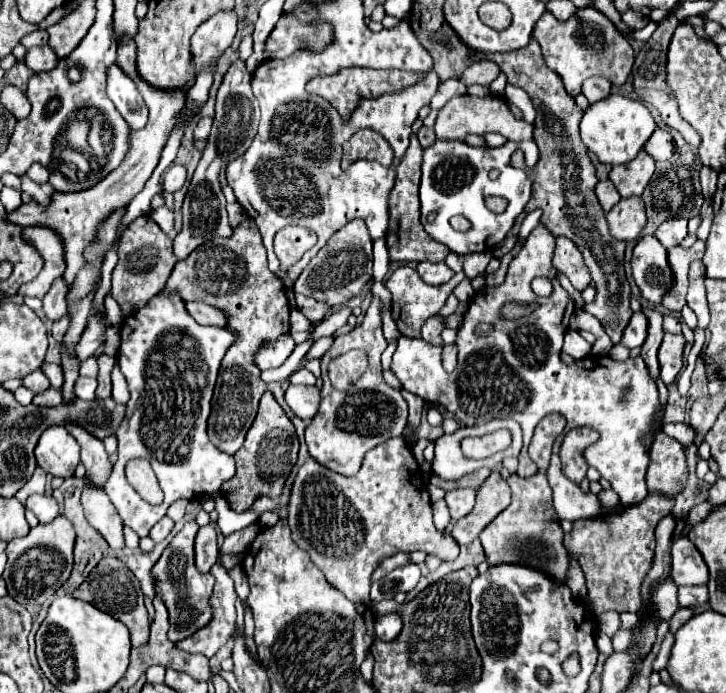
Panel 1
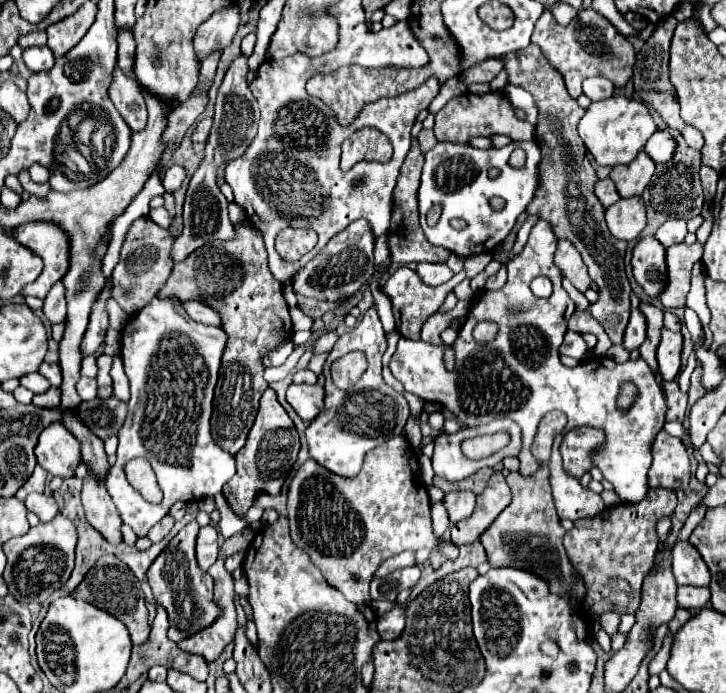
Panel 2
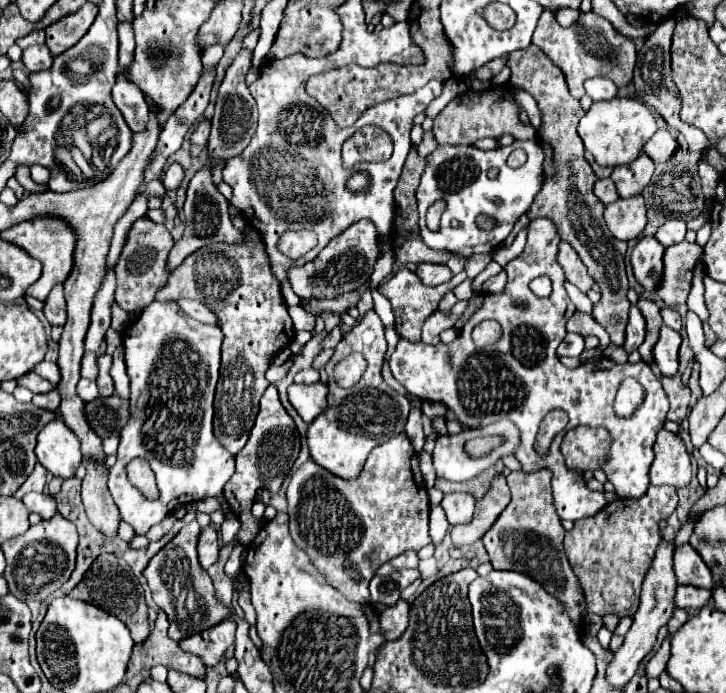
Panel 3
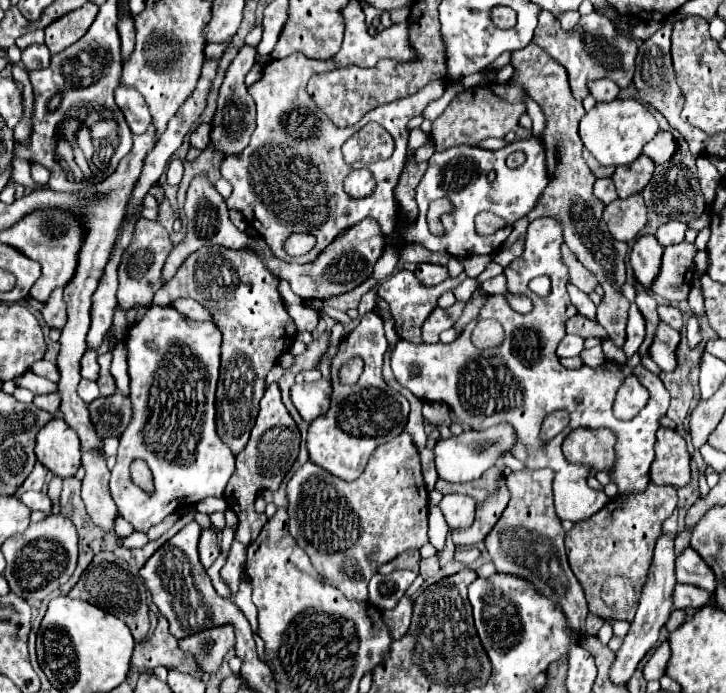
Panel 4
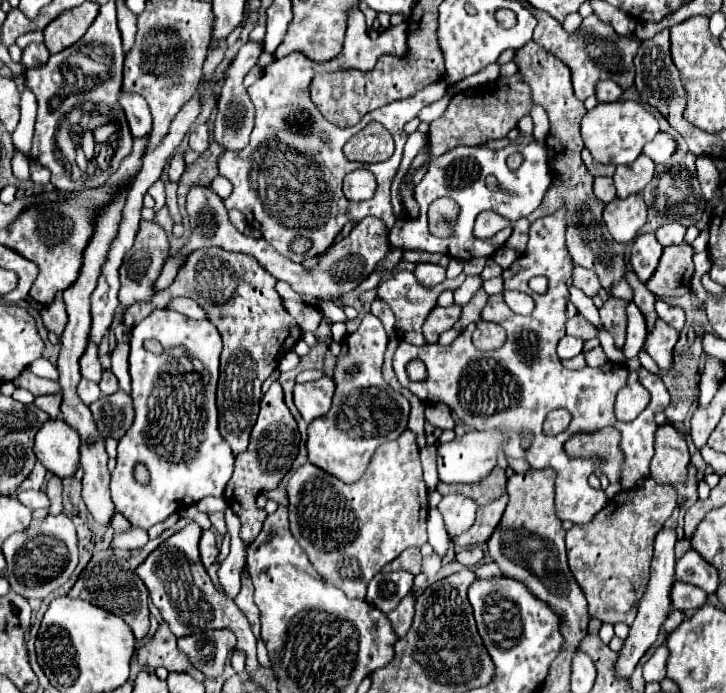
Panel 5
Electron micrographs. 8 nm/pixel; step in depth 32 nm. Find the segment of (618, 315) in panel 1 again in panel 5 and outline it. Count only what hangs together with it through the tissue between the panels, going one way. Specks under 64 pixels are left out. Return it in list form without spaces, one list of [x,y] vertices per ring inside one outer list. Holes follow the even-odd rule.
[[[530,40],[522,50],[516,52],[516,64],[520,68],[520,74],[524,76],[524,82],[532,88],[532,102],[540,104],[548,116],[550,116],[550,134],[548,134],[548,158],[550,158],[550,168],[556,176],[562,178],[562,182],[556,182],[548,188],[544,202],[528,216],[530,222],[548,216],[556,212],[560,206],[568,206],[568,230],[566,230],[566,240],[568,240],[568,250],[574,260],[574,264],[582,268],[590,268],[598,274],[602,286],[608,290],[610,284],[622,280],[624,276],[624,244],[616,242],[604,220],[602,220],[602,210],[604,202],[594,198],[592,192],[592,182],[594,176],[588,172],[584,166],[580,152],[584,148],[582,136],[580,136],[580,122],[586,116],[586,106],[578,98],[574,98],[574,90],[570,86],[570,68],[560,60],[554,58],[550,52],[546,52],[542,46],[538,46],[534,40]],[[610,296],[610,300],[600,308],[600,318],[612,334],[616,348],[622,348],[626,336],[626,300]]]

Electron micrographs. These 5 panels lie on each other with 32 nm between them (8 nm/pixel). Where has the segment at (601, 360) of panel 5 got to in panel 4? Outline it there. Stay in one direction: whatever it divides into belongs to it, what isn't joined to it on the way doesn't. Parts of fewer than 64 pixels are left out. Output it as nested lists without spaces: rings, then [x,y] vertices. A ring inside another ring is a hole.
[[[601,345],[591,349],[584,349],[580,353],[580,357],[586,365],[592,368],[600,366],[606,360]]]

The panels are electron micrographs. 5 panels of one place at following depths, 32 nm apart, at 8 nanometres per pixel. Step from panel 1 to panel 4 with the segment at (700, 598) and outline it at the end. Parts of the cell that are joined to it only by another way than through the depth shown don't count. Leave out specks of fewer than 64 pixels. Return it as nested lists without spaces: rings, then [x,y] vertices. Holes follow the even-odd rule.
[[[676,584],[676,588],[674,588],[674,608],[698,610],[698,608],[706,606],[708,600],[710,600],[710,594],[698,586]]]

